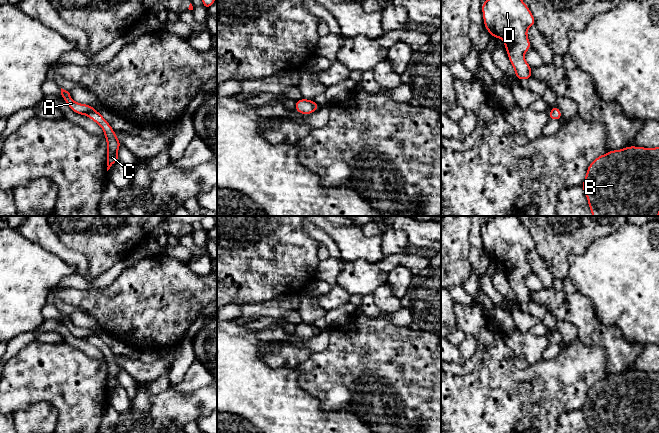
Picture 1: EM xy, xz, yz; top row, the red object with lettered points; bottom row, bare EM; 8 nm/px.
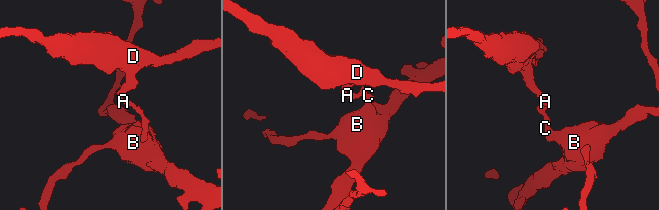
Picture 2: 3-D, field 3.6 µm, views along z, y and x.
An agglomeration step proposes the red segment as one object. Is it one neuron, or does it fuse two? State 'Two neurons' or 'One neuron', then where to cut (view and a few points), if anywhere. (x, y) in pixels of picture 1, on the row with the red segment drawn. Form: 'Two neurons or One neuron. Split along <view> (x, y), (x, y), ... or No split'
Two neurons. Split along xy (92, 107), (86, 113)

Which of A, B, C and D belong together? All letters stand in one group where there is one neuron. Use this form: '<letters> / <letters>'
A D / B C

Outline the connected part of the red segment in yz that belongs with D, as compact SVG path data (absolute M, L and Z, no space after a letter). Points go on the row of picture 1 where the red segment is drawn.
M485 0L481 9L490 36L503 40L515 76L521 81L533 77L524 58L531 48L527 30L536 23L528 6L523 0Z

